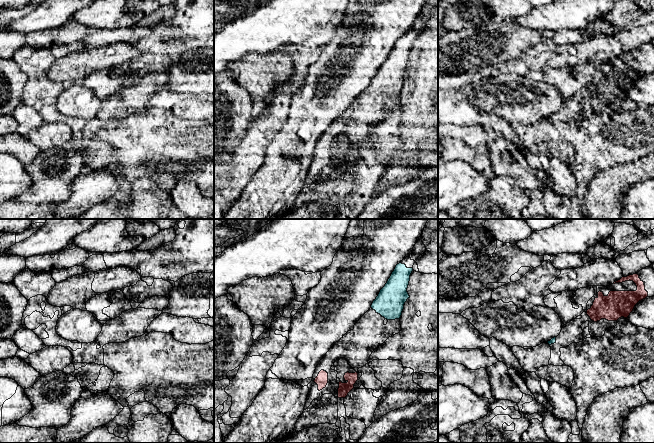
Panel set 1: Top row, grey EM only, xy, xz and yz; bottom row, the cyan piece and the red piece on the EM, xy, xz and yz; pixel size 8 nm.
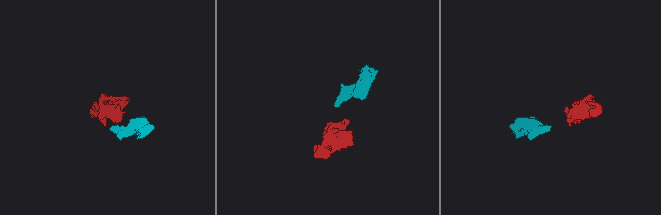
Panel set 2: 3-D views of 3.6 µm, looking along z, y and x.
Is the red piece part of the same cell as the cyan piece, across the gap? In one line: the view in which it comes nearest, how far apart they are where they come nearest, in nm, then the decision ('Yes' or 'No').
Closest in yz. Distance 320 nm. Yes

